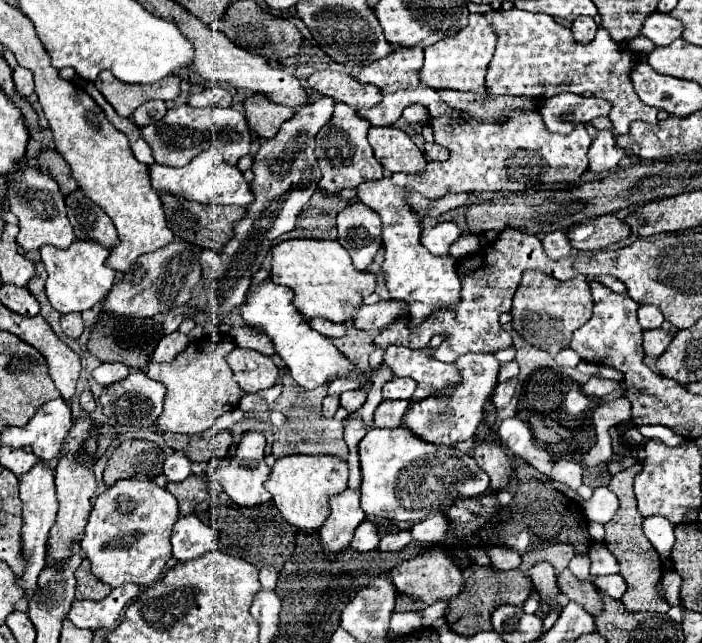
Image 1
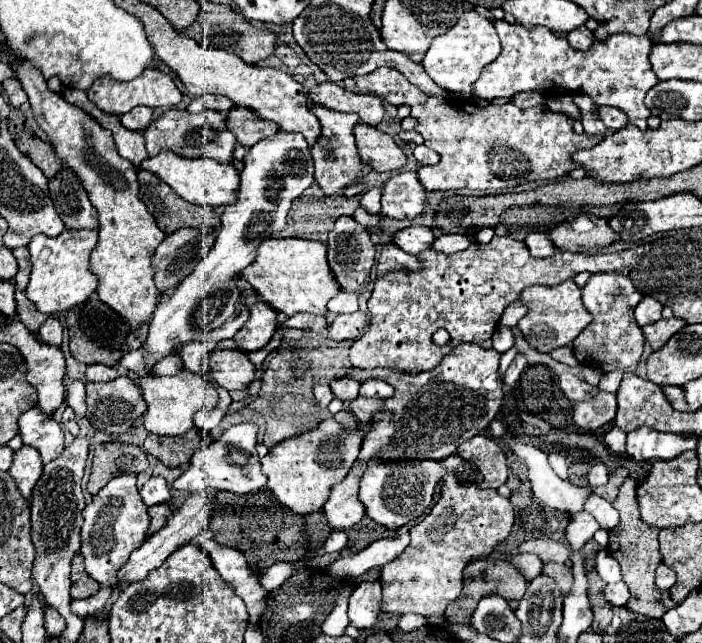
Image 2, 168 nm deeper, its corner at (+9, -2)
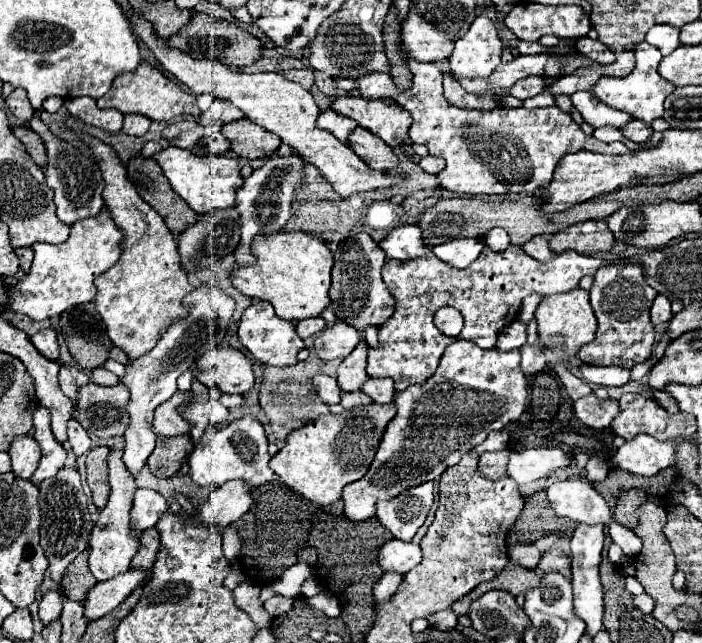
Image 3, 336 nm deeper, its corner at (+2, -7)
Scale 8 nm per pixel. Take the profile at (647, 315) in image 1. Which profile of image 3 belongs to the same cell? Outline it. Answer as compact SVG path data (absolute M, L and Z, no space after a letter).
M658 295L654 299L654 305L652 305L652 323L654 325L662 325L662 323L668 323L672 319L672 311L670 311L670 301L666 295Z

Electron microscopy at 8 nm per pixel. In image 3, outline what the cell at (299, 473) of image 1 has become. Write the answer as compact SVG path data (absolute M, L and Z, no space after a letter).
M370 403L366 407L346 409L344 413L326 413L316 417L312 423L294 429L286 437L286 445L270 459L270 467L280 481L292 487L306 499L330 505L340 499L344 485L358 481L366 475L388 421L396 415L394 403Z

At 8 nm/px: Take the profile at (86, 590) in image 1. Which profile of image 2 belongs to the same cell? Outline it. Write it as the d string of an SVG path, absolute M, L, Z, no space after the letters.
M77 554L73 558L73 568L71 568L71 598L89 598L97 594L99 588L101 586L85 572L81 554Z

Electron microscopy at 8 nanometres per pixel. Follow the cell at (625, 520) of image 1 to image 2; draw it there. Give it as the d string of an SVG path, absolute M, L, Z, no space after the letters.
M625 478L625 482L619 488L617 498L613 500L613 508L619 512L621 520L613 530L609 530L609 552L621 564L623 582L629 586L629 592L631 592L627 608L631 612L637 612L649 618L661 618L669 608L675 606L675 602L667 600L669 596L663 596L655 586L655 568L661 564L659 540L657 540L659 530L645 526L641 522L637 500L635 500L635 490L637 490L637 482L633 478Z

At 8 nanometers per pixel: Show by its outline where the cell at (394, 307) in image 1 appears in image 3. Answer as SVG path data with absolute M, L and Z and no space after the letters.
M336 323L332 327L326 327L316 339L312 341L312 347L320 359L344 359L350 355L360 341L360 333L354 327L348 327L346 323Z

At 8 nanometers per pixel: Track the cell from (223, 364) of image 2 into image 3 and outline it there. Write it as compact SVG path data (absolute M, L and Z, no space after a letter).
M216 345L208 349L196 363L198 375L206 385L206 371L210 373L214 387L220 393L246 393L254 385L254 373L250 359L230 345Z

